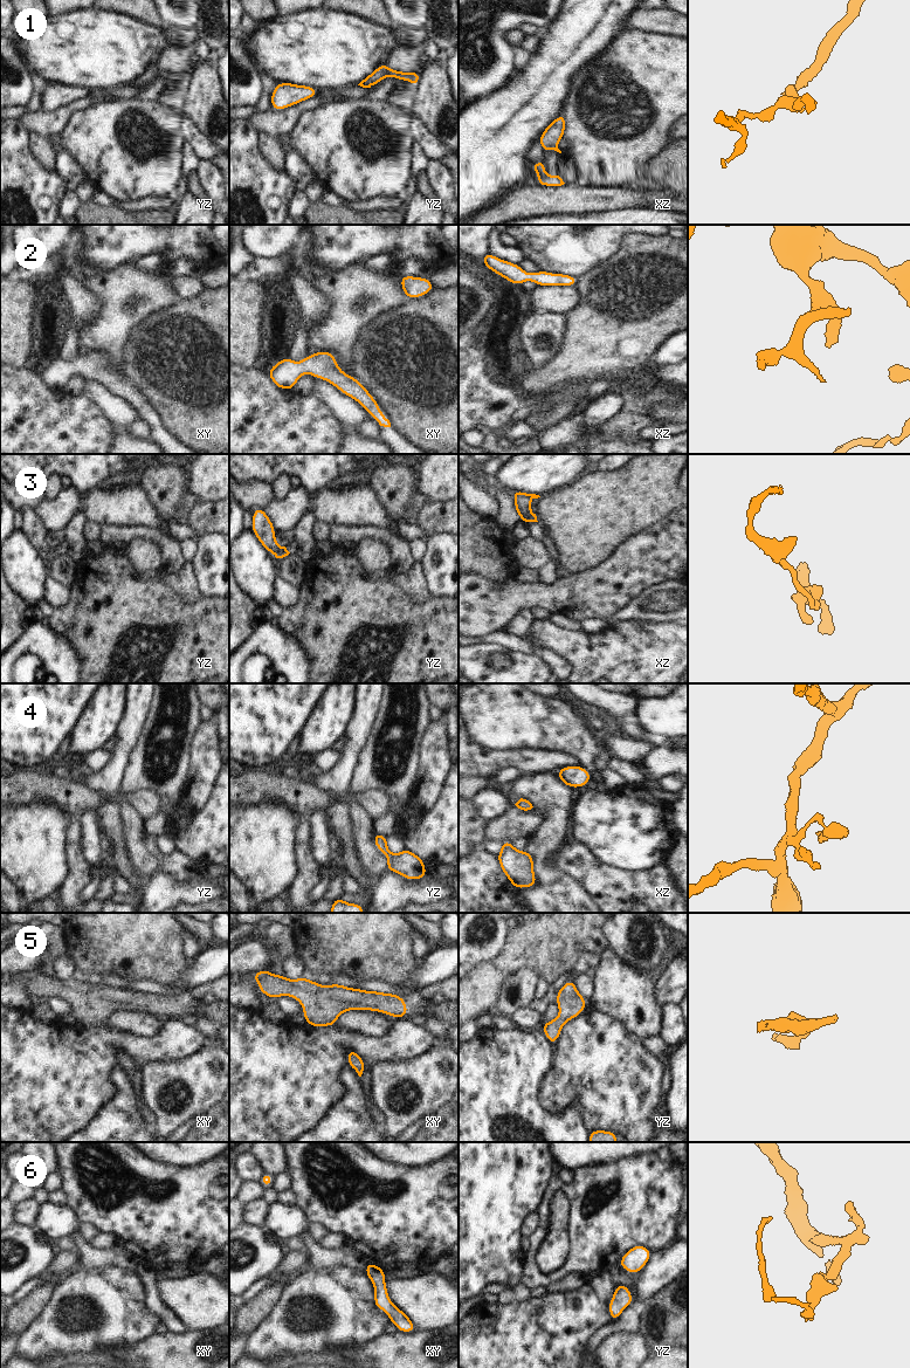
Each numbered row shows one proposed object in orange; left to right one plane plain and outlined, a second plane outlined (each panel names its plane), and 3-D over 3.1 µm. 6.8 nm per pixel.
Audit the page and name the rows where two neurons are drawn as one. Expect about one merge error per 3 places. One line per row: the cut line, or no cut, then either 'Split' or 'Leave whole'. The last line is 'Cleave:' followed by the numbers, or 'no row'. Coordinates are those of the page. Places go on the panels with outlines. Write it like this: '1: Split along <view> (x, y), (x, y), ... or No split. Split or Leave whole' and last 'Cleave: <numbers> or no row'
1: Split along xz (546, 174), (539, 177). Split
2: No split. Leave whole
3: No split. Leave whole
4: No split. Leave whole
5: No split. Leave whole
6: No split. Leave whole
Cleave: 1

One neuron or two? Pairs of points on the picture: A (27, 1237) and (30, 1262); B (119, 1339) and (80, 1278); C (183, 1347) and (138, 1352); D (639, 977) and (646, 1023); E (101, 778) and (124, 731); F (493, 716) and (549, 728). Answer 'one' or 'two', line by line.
A: one
B: one
C: one
D: one
E: one
F: one

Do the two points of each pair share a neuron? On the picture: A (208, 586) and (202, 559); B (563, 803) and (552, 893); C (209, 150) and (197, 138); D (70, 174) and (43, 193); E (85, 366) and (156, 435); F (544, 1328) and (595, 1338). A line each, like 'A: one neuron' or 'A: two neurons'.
A: one neuron
B: one neuron
C: one neuron
D: two neurons
E: one neuron
F: two neurons

